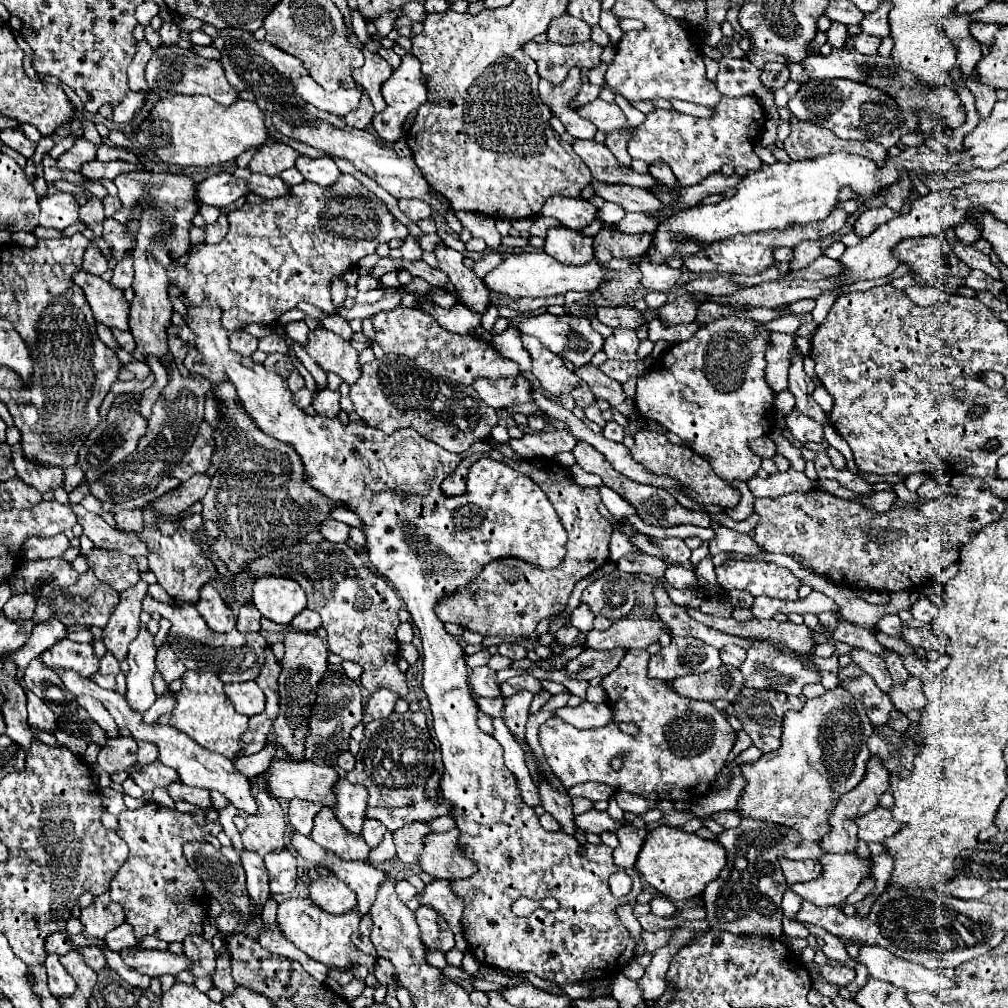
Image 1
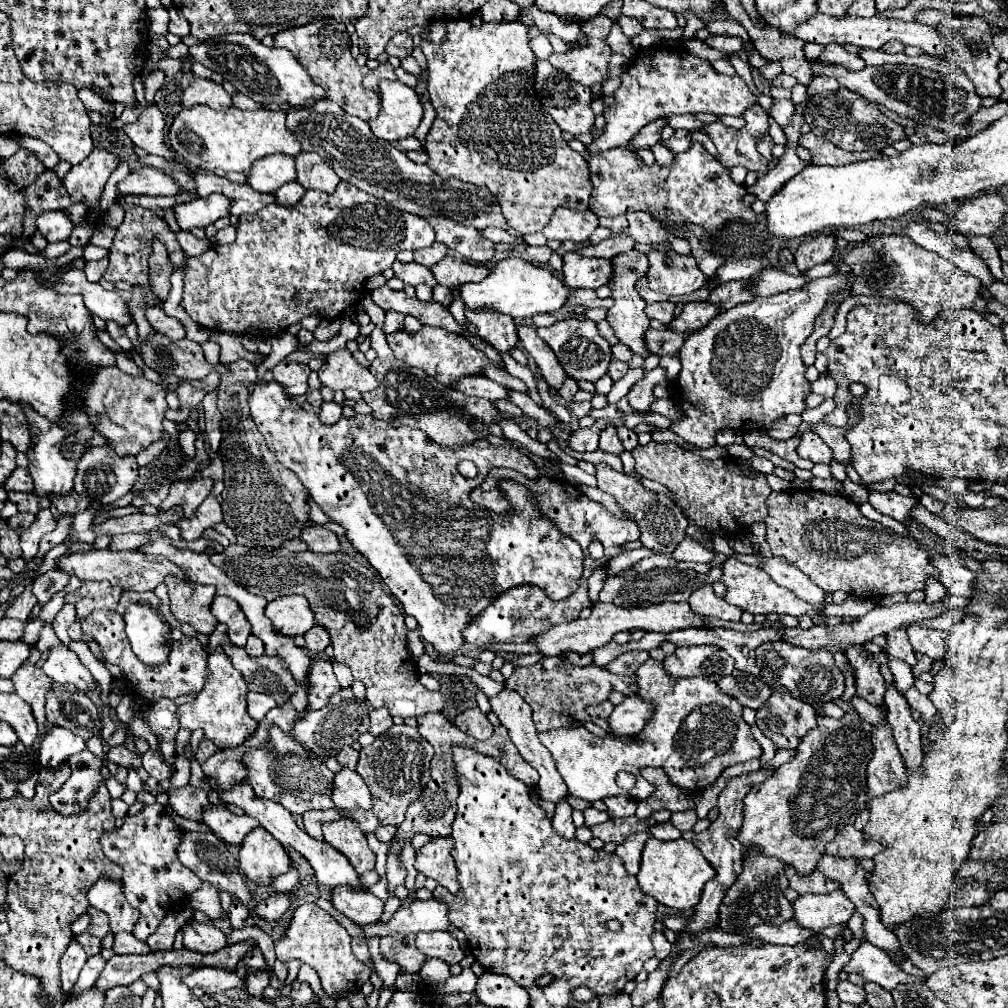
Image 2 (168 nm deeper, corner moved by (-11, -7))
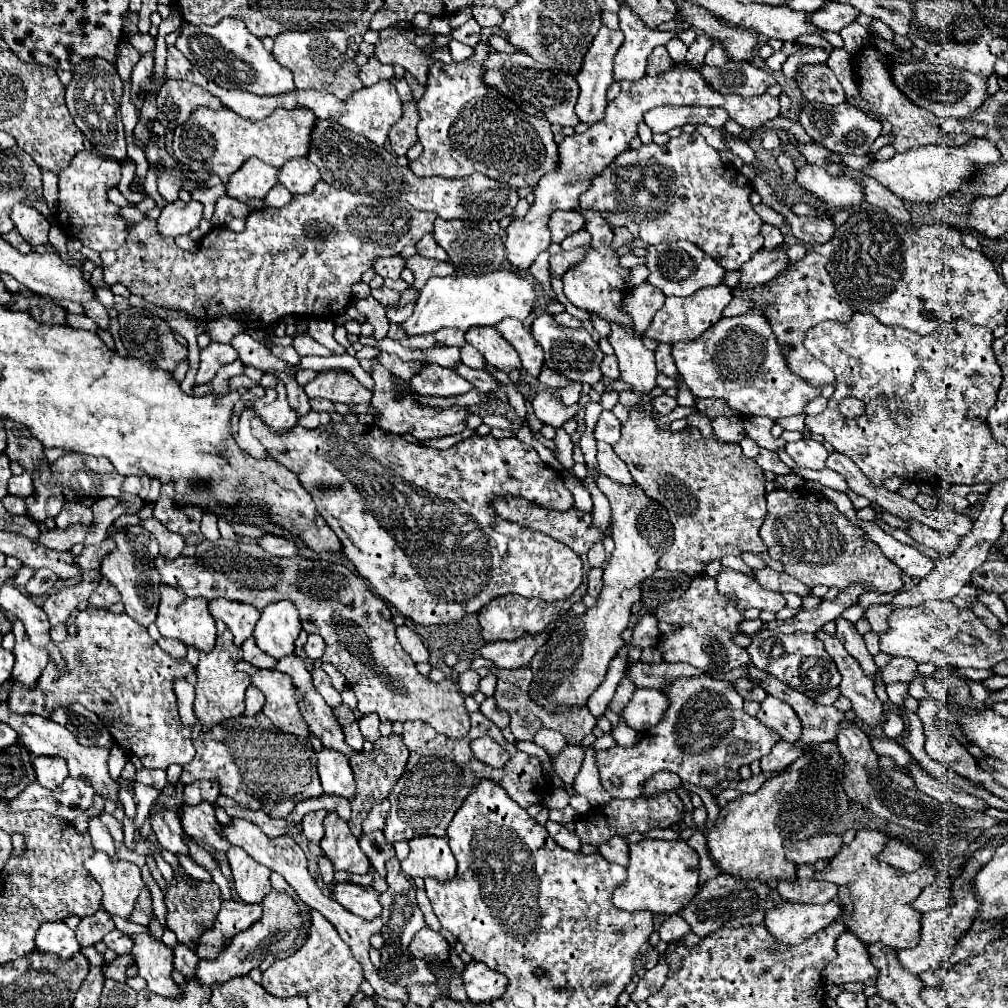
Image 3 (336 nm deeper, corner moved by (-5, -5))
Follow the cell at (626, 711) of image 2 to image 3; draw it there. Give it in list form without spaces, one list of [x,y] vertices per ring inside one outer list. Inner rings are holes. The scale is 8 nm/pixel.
[[[634,690],[628,706],[622,710],[622,720],[636,732],[648,730],[650,726],[658,724],[664,710],[668,706],[668,698],[660,690]]]

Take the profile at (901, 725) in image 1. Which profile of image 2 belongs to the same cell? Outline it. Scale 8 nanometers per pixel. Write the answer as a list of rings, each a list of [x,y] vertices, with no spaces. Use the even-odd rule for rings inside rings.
[[[890,686],[884,694],[884,702],[888,706],[888,722],[894,730],[894,738],[906,768],[916,774],[922,774],[922,760],[924,760],[924,752],[920,744],[922,732],[918,722],[910,716],[910,706],[906,698],[900,696],[894,686]]]

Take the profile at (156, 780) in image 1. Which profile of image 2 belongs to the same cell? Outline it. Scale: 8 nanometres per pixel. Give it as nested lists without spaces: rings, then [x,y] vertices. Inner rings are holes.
[[[184,786],[184,788],[178,788],[178,790],[170,788],[168,792],[170,792],[170,806],[174,808],[174,814],[202,822],[202,812],[210,806],[204,790]]]

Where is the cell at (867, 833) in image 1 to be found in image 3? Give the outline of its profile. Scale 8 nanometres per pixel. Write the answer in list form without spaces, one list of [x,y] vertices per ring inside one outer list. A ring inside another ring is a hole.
[[[818,834],[804,842],[792,842],[792,848],[786,850],[786,858],[794,864],[814,864],[818,860],[832,860],[842,846],[844,842],[840,834]]]

